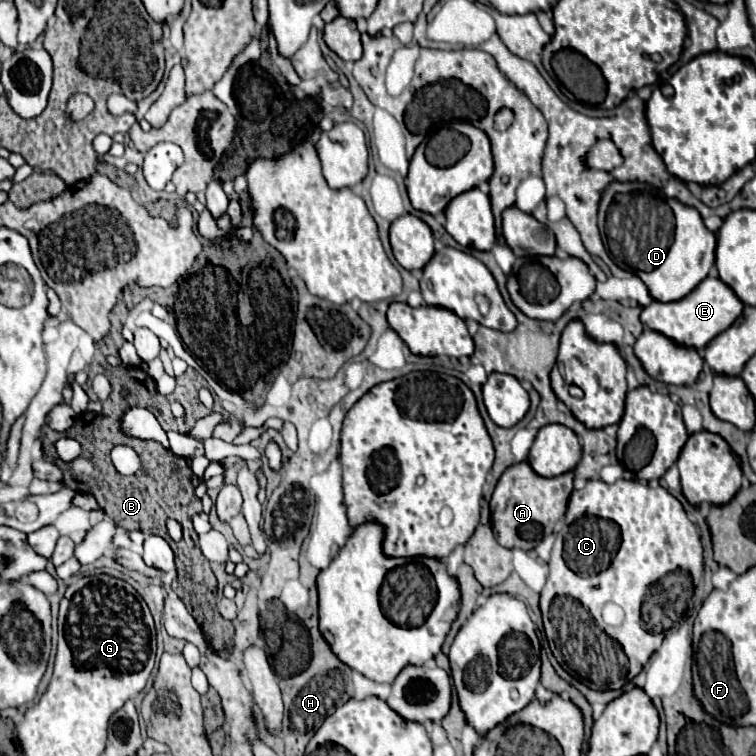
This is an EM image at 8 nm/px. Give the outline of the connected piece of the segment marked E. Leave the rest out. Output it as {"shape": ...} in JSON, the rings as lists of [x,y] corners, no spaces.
{"shape":[[[707,277],[703,283],[699,283],[687,297],[673,301],[673,303],[659,303],[653,301],[649,307],[643,309],[641,313],[641,323],[673,343],[681,347],[693,347],[693,349],[703,349],[707,347],[719,333],[729,329],[735,319],[743,313],[743,303],[737,299],[737,295],[721,283],[721,279]]]}

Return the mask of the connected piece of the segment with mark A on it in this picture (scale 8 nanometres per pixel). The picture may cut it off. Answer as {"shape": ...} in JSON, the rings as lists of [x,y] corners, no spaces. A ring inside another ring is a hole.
{"shape":[[[527,461],[515,463],[501,475],[491,499],[491,523],[497,541],[503,547],[533,549],[545,535],[553,533],[555,523],[565,515],[569,495],[573,491],[573,473],[563,473],[553,479],[539,477]]]}

